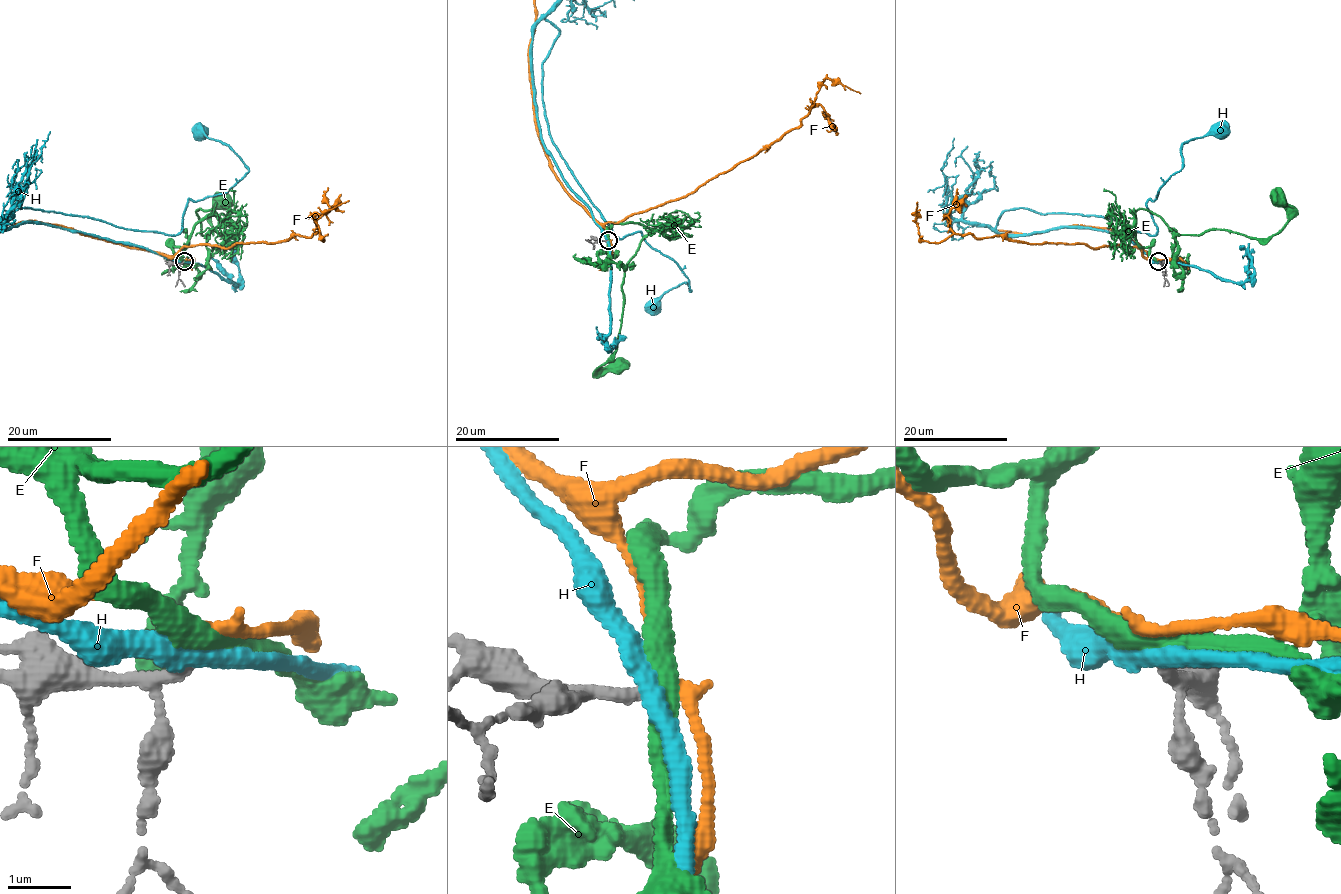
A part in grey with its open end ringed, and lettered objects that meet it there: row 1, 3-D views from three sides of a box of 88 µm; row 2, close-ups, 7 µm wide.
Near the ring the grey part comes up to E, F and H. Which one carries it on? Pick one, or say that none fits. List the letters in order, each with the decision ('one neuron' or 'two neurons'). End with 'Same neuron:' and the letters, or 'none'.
E: two neurons
F: one neuron
H: two neurons
Same neuron: F

